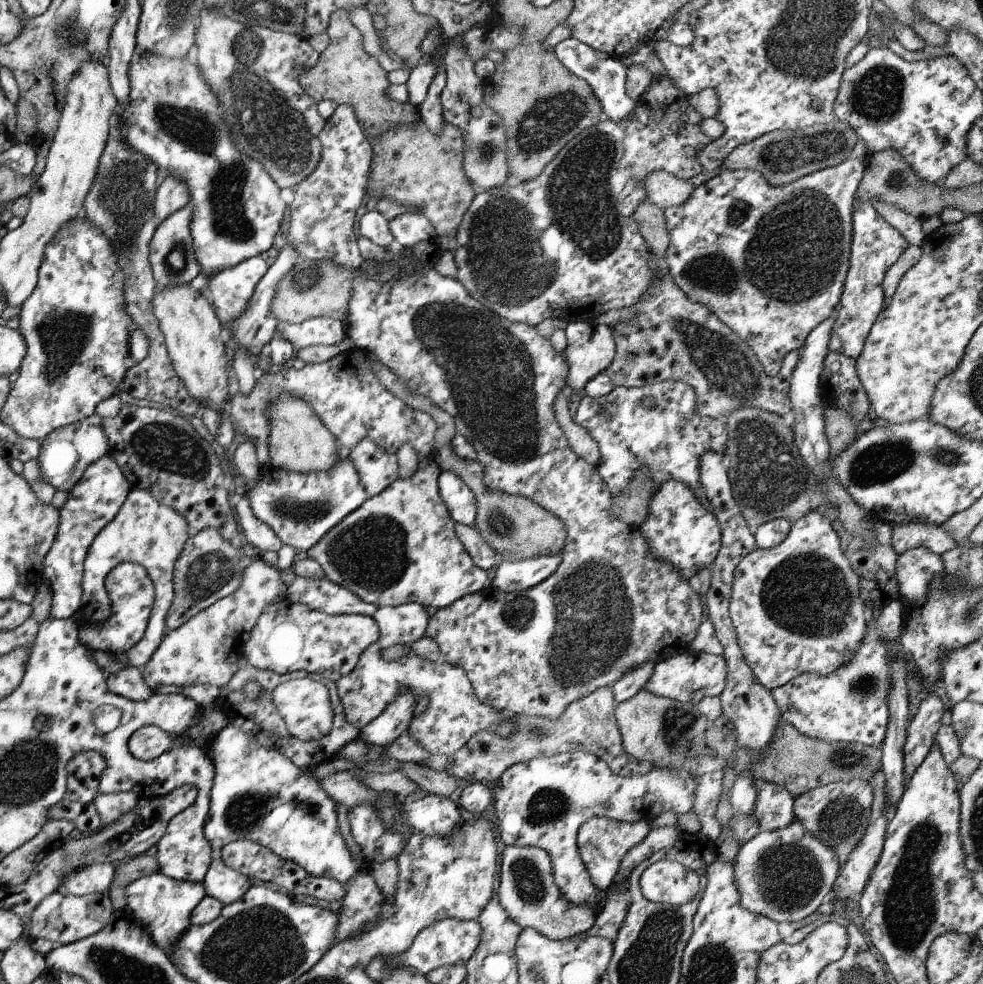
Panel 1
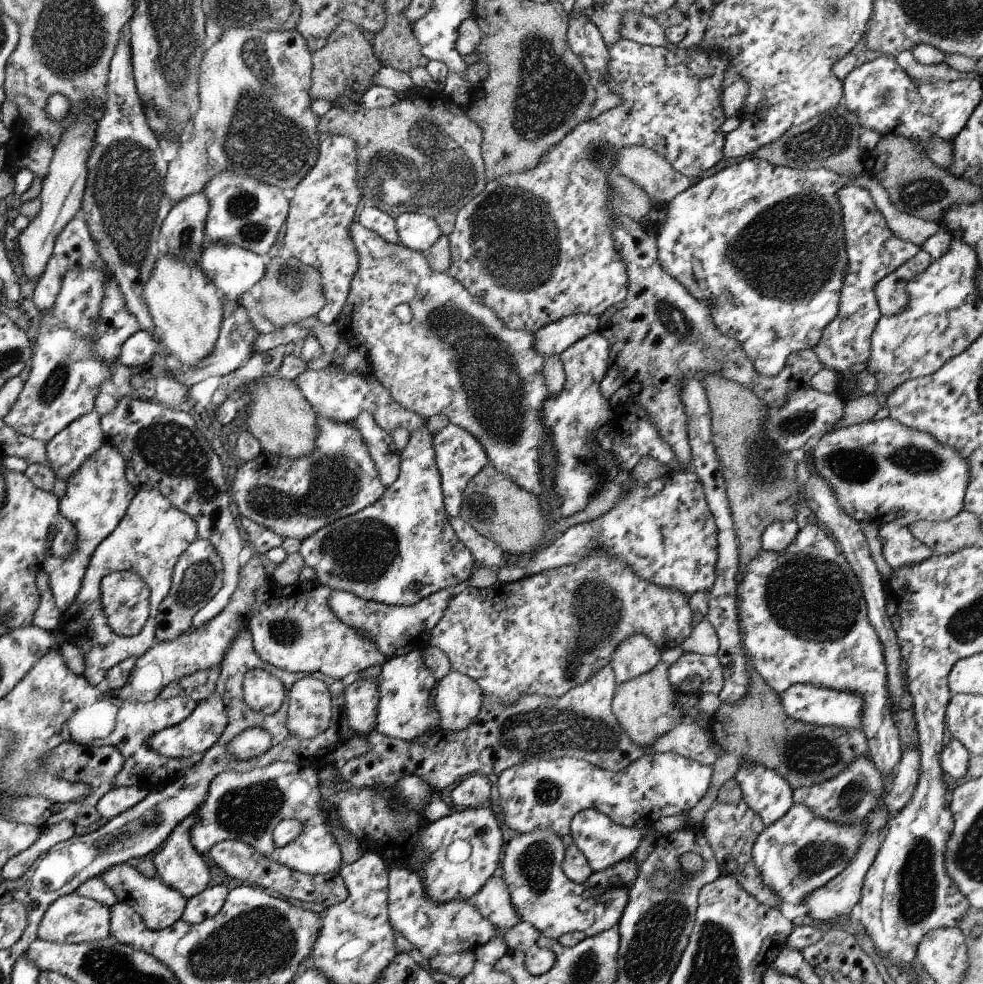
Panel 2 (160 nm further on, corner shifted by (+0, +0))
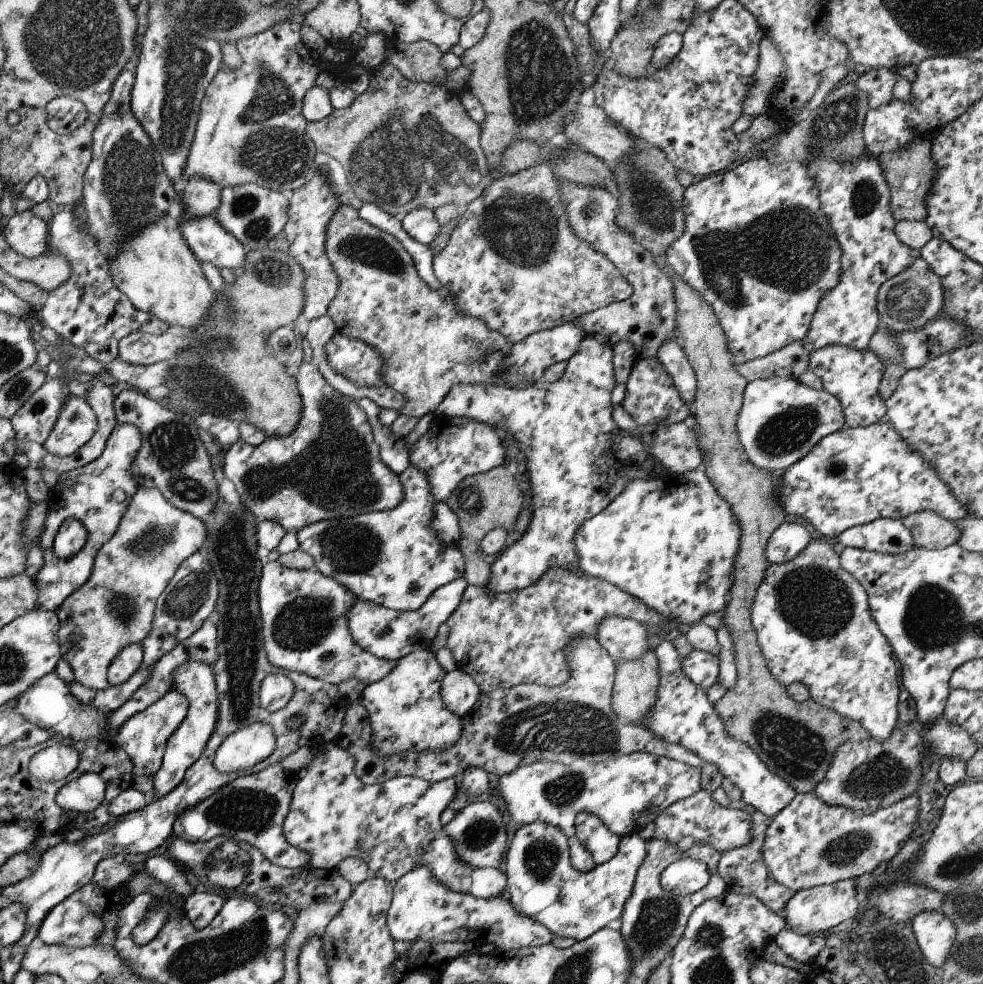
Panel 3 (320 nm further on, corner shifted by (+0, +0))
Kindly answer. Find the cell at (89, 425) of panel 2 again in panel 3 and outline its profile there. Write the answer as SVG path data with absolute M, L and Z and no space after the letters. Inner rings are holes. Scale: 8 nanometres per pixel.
M71 396L55 424L51 437L44 443L44 449L53 456L66 458L75 455L95 436L99 429L95 410L85 398Z

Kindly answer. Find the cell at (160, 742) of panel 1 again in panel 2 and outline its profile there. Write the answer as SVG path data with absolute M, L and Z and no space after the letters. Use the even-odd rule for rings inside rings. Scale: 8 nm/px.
M214 692L206 700L199 702L198 707L192 712L192 715L187 720L184 720L183 723L152 734L148 738L148 742L146 742L146 746L152 748L156 754L160 754L160 756L164 756L167 759L196 759L204 755L218 742L220 736L222 736L222 732L226 729L226 724L227 715L222 698L220 698L218 693Z

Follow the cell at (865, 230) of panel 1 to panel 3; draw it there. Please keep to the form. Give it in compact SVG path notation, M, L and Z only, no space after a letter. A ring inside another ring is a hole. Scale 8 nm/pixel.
M866 153L858 160L814 158L807 164L816 176L821 208L836 234L842 258L841 281L832 288L816 310L803 338L806 352L830 345L842 345L863 351L869 348L872 335L881 326L877 295L882 284L909 269L921 251L907 247L895 233L895 218L890 208L890 188L882 176L877 156Z

